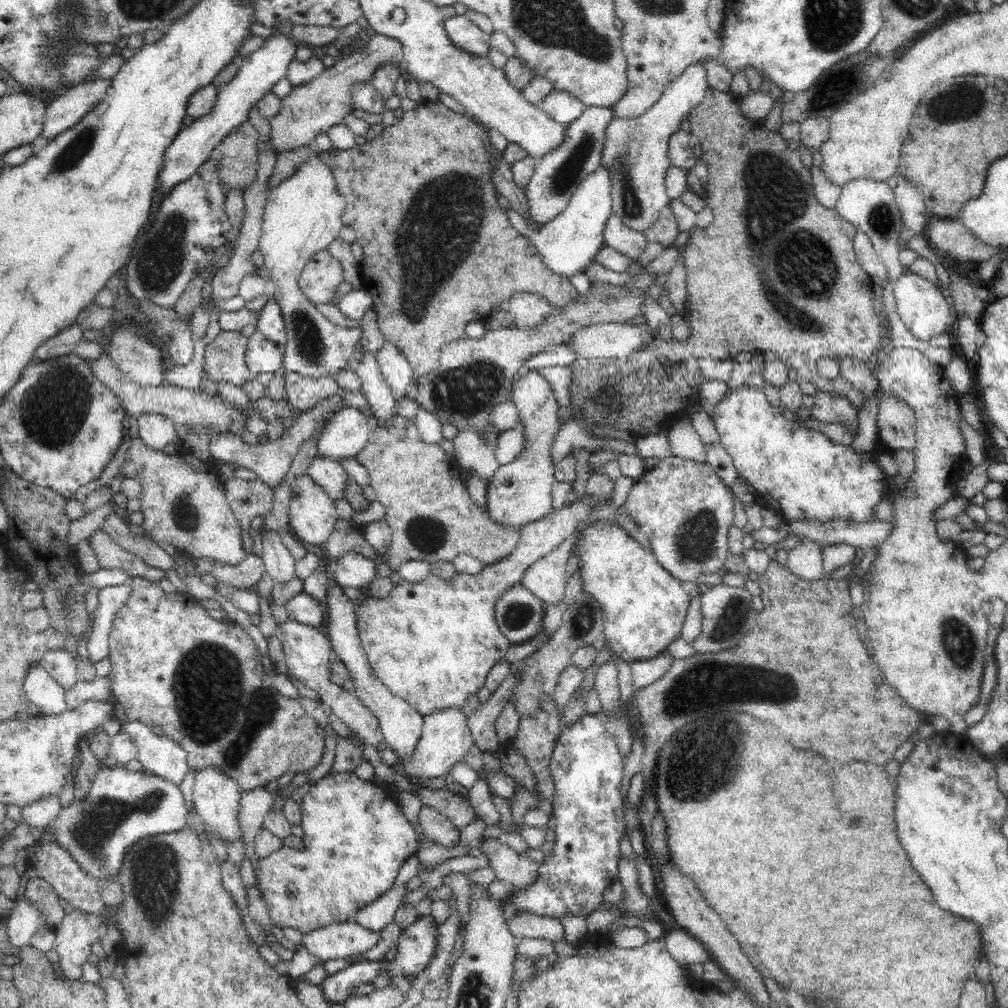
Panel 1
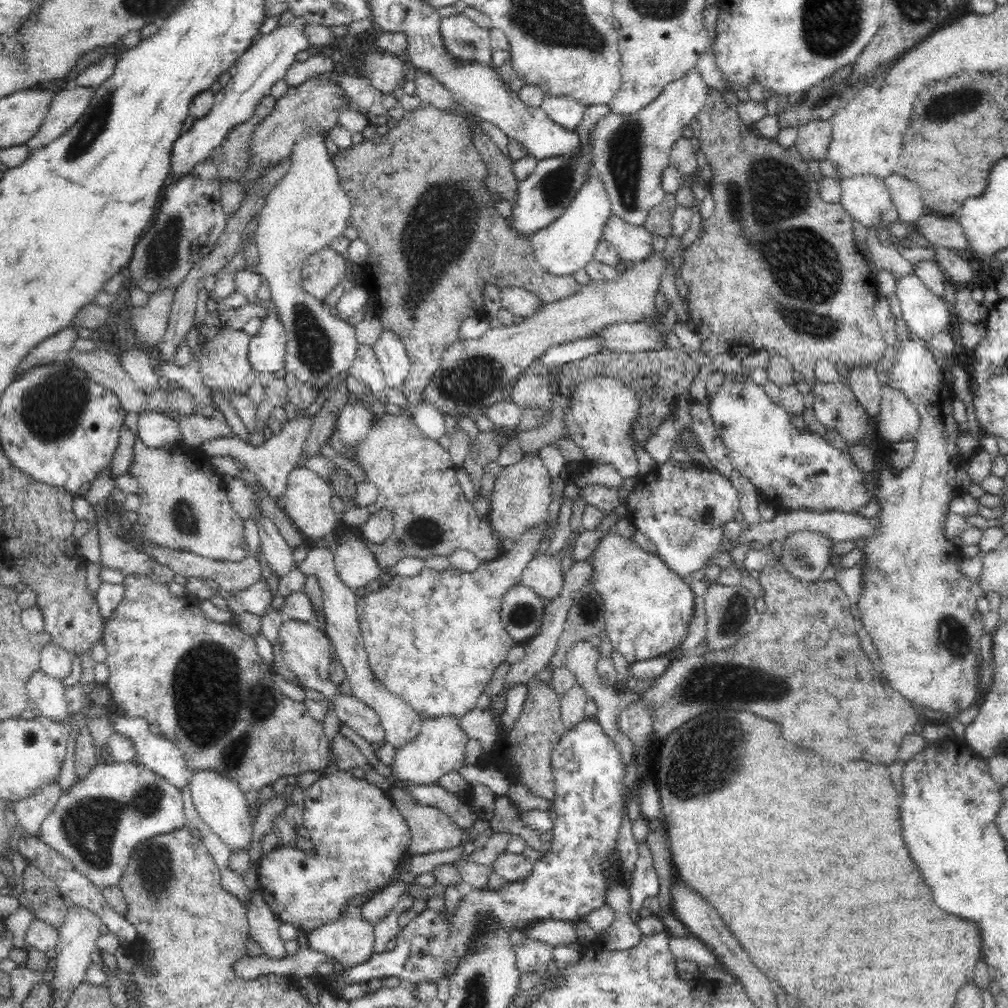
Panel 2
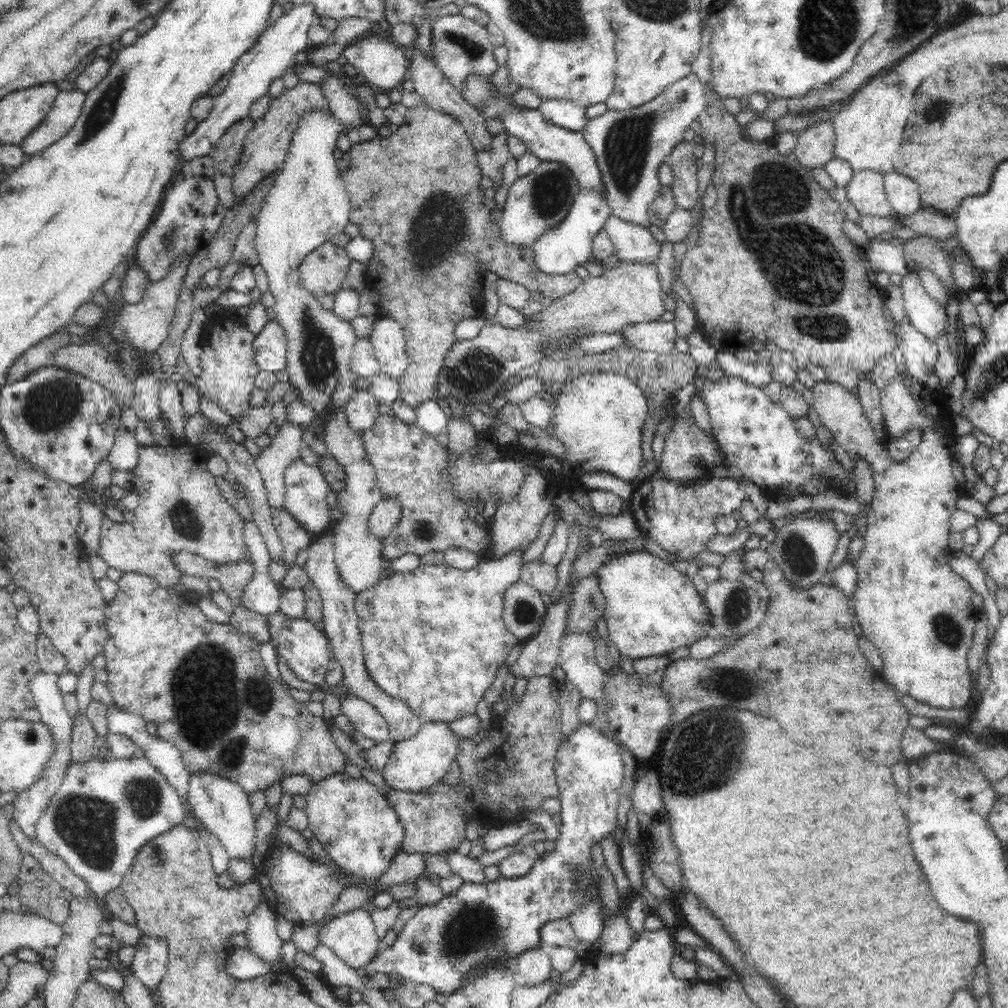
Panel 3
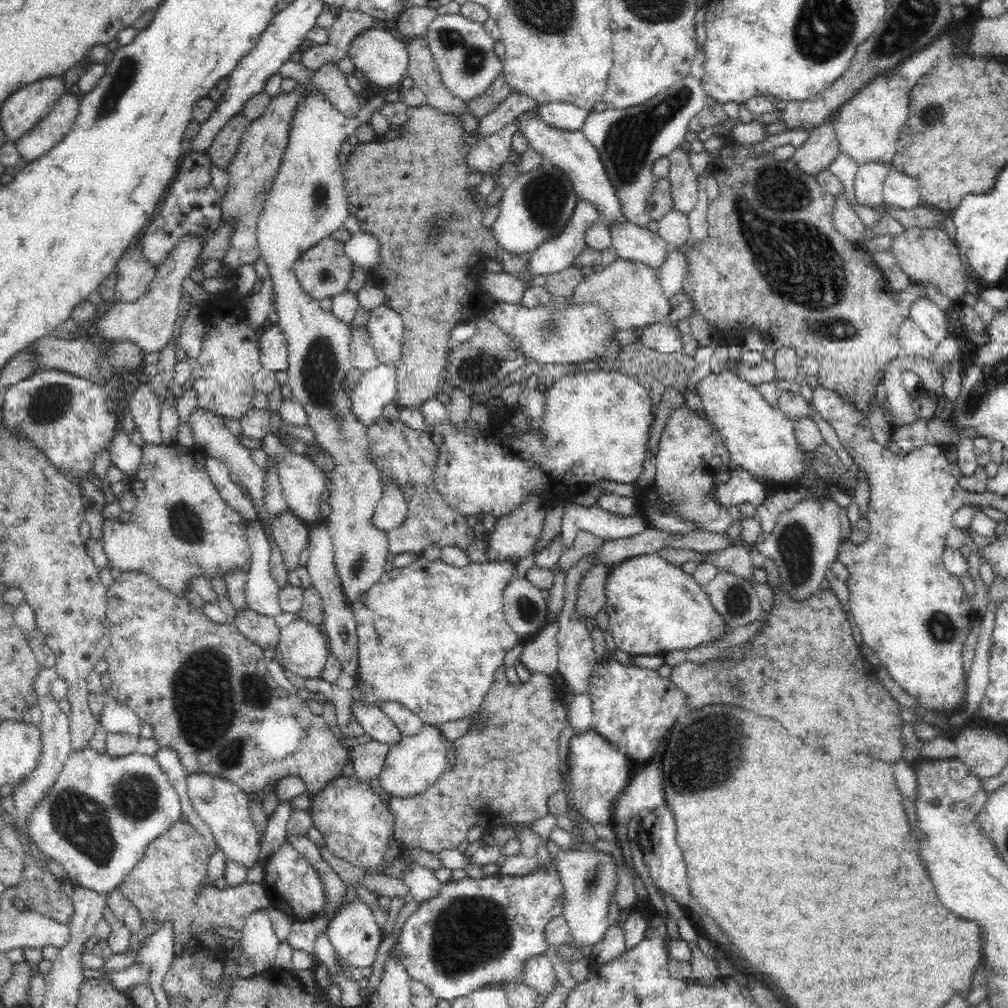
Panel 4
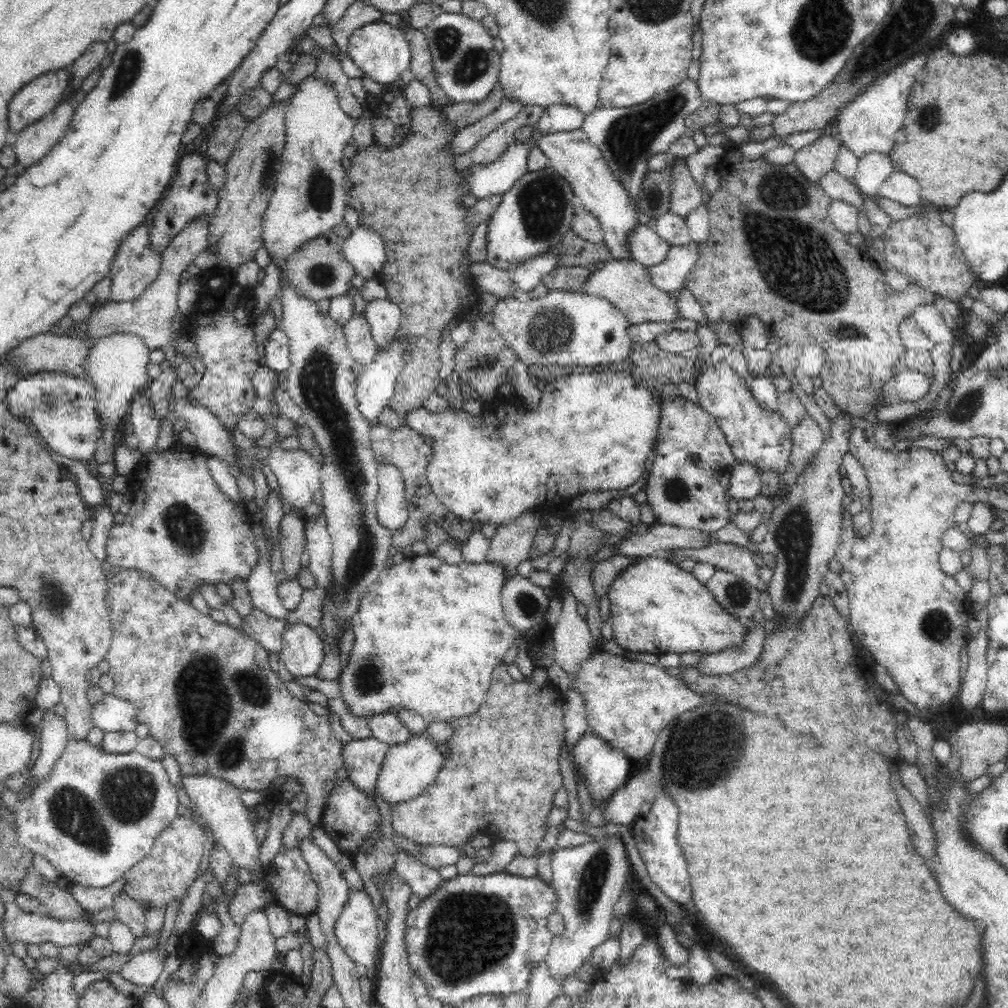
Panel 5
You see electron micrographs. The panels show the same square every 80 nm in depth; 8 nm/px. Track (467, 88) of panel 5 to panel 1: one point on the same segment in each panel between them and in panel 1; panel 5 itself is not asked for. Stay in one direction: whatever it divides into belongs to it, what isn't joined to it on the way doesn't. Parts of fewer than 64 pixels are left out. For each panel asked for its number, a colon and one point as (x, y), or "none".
1: (463, 33)
2: (464, 40)
3: (462, 46)
4: (465, 55)

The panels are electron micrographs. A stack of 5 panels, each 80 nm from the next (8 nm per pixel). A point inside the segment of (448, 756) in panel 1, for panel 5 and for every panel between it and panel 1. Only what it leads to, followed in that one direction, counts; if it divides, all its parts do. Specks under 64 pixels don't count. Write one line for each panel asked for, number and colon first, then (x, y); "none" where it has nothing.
2: (439, 747)
3: (417, 763)
4: (414, 763)
5: (408, 769)

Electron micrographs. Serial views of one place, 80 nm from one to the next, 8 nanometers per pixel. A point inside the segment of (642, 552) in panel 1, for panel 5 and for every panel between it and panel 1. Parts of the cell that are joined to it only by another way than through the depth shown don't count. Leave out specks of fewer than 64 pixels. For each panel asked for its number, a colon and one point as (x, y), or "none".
2: (647, 607)
3: (651, 609)
4: (653, 607)
5: (656, 607)

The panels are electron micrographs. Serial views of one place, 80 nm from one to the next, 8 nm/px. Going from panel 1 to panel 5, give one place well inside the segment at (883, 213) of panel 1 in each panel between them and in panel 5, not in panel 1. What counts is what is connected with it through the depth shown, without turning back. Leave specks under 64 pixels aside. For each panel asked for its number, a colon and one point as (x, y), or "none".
2: (866, 198)
3: (865, 191)
4: (868, 183)
5: (873, 169)

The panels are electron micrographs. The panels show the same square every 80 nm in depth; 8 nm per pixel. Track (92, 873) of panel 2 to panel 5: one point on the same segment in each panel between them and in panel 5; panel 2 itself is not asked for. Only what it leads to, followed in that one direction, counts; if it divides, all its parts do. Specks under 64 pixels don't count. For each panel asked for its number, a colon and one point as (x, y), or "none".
3: (103, 812)
4: (101, 813)
5: (97, 814)

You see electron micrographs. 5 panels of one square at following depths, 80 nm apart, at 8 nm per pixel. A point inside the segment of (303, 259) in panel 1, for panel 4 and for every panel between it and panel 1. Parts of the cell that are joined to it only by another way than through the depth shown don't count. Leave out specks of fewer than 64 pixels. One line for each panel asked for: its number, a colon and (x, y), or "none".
2: (306, 209)
3: (308, 205)
4: (307, 202)

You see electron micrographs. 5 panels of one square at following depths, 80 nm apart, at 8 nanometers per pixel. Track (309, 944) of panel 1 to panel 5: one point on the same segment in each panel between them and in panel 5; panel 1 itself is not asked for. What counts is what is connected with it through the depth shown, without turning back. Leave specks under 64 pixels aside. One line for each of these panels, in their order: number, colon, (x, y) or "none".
2: (350, 941)
3: (351, 936)
4: (353, 933)
5: (356, 931)

